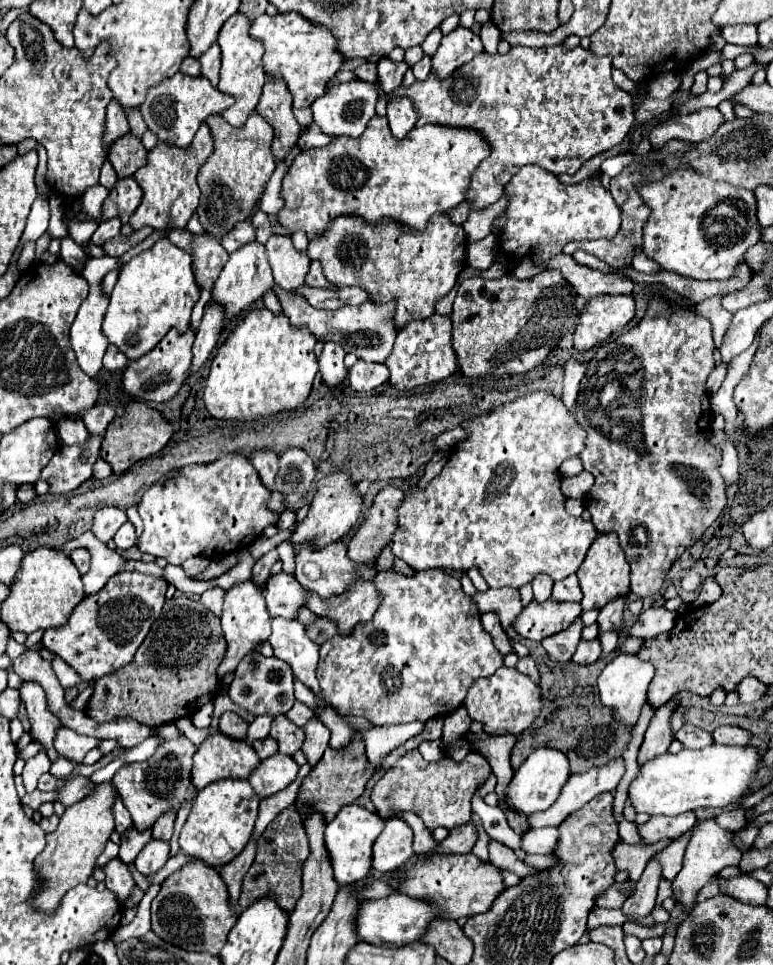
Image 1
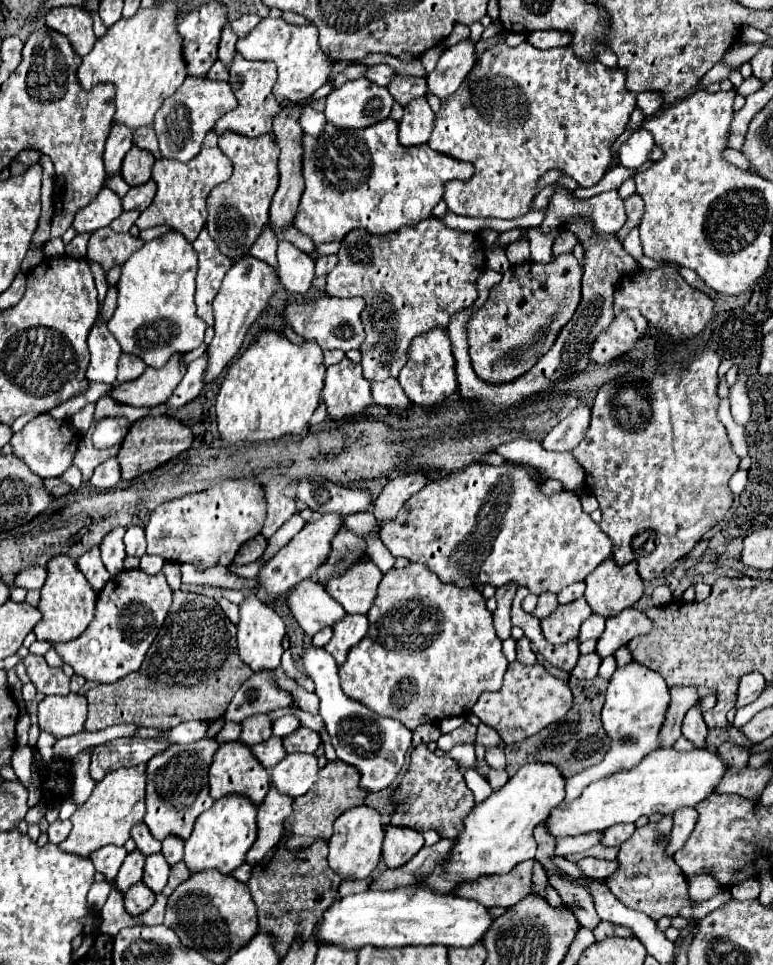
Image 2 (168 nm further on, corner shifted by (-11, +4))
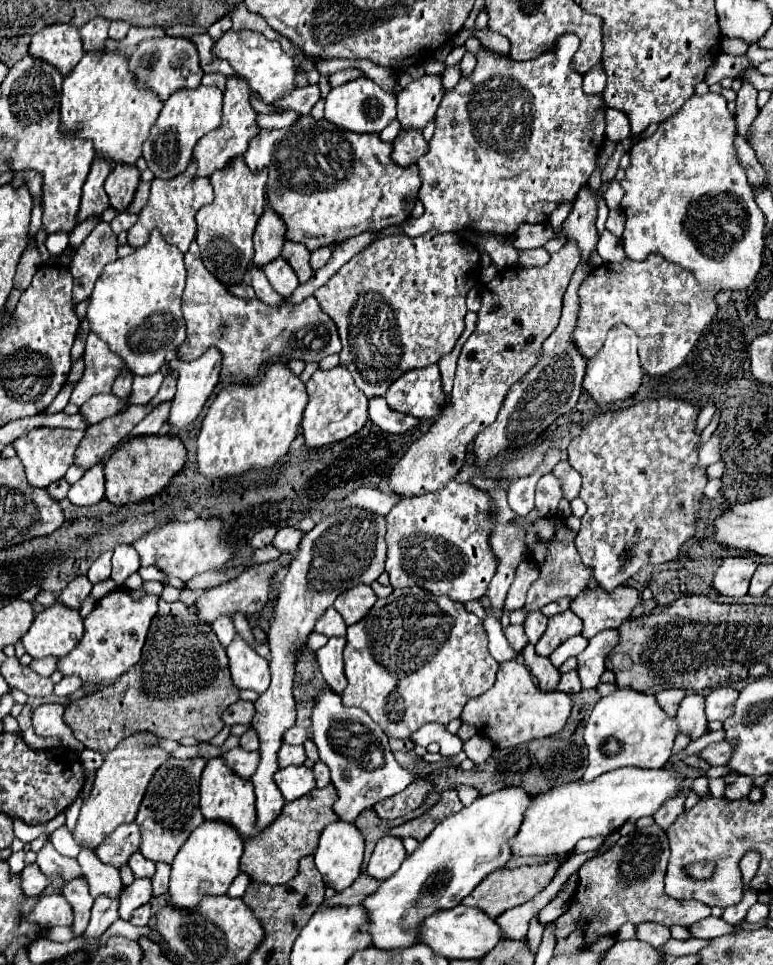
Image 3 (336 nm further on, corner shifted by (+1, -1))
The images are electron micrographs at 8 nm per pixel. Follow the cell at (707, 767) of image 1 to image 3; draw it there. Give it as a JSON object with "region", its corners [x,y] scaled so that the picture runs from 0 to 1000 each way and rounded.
{"region":[[[799,796],[774,804],[766,810],[735,810],[719,815],[717,819],[701,821],[691,827],[691,831],[680,837],[675,856],[670,864],[660,870],[662,887],[719,887],[735,885],[743,881],[745,873],[761,866],[789,864],[797,862],[807,852],[823,852],[831,846],[846,844],[859,829],[869,827],[885,812],[885,806],[872,796],[851,796],[851,798],[828,798],[828,796]]]}

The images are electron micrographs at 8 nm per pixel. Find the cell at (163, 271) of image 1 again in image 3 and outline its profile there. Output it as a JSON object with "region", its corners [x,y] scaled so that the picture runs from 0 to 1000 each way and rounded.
{"region":[[[199,238],[191,253],[140,274],[124,290],[111,323],[116,342],[137,352],[173,388],[199,388],[212,377],[215,365],[228,363],[241,352],[241,338],[233,323],[238,294],[241,278],[235,261]]]}

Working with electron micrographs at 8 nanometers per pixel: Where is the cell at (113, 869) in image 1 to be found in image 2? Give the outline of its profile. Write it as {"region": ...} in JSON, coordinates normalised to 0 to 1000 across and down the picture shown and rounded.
{"region":[[[179,913],[179,917],[171,917],[163,925],[160,925],[160,940],[168,948],[181,948],[184,944],[194,942],[199,936],[199,925],[194,921],[189,921],[186,913]]]}

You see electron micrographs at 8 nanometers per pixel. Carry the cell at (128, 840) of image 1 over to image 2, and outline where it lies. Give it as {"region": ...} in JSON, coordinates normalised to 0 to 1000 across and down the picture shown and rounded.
{"region":[[[176,880],[171,884],[166,884],[166,888],[160,890],[160,894],[153,903],[153,909],[150,909],[150,917],[158,925],[184,911],[184,898],[186,898],[184,884],[179,884]]]}

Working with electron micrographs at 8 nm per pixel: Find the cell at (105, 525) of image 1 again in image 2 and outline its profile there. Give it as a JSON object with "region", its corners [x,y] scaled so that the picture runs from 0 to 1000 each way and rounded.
{"region":[[[150,546],[142,552],[135,554],[132,563],[129,563],[129,571],[132,571],[132,581],[140,590],[142,596],[153,596],[158,592],[158,581],[163,577],[160,571],[160,561],[155,556],[155,548],[163,550],[163,546]]]}

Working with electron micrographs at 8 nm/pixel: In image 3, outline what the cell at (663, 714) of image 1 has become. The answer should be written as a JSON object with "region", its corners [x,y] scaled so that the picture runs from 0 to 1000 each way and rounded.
{"region":[[[856,715],[849,719],[849,727],[864,742],[875,742],[875,736],[885,721],[887,721],[885,715]]]}

